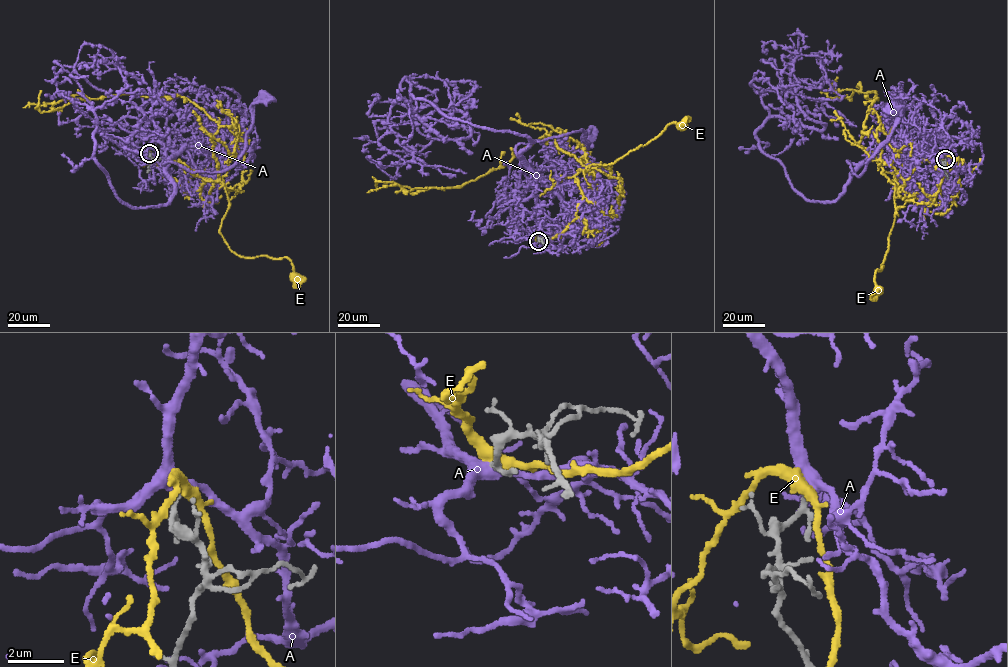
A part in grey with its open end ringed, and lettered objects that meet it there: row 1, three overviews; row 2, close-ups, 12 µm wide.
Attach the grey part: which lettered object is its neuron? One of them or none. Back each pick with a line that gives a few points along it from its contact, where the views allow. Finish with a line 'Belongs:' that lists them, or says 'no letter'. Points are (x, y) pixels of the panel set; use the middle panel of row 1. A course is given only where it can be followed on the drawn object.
A: Its course: (537, 241), (531, 235), (537, 226), (533, 176), (517, 145), (582, 130), (582, 148), (587, 136)
Belongs: A

